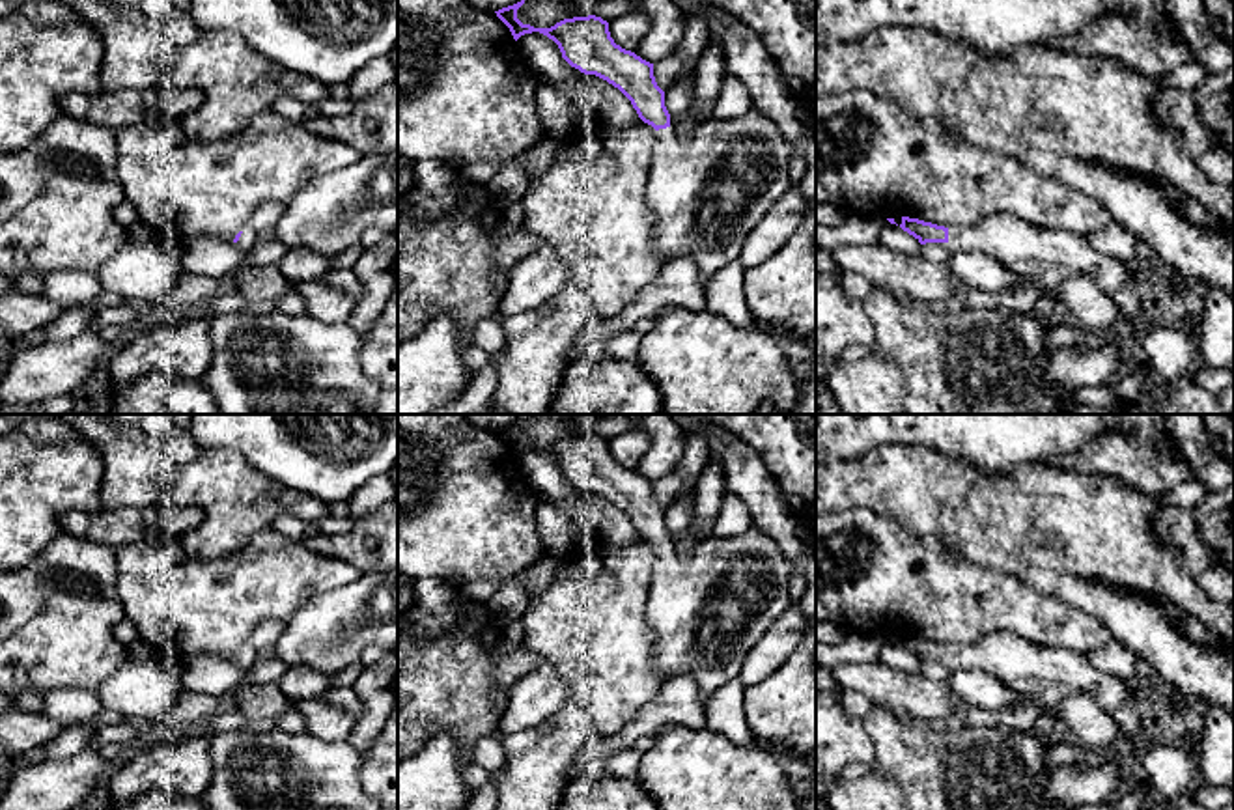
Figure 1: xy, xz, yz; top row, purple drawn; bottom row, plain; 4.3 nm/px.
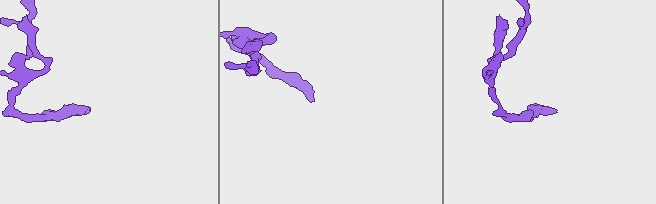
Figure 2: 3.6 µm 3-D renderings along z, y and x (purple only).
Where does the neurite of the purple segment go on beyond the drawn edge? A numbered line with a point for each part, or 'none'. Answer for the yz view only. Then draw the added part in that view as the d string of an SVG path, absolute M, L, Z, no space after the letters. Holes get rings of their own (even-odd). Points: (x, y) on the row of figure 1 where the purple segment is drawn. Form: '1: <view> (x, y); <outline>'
1: yz (1046, 256); M1006 213L988 216L971 228L948 230L948 246L952 252L982 252L995 258L1045 293L1079 274L1113 297L1118 297L1124 286L1137 284L1137 274L1124 261L1100 254L1087 237L1036 228Z

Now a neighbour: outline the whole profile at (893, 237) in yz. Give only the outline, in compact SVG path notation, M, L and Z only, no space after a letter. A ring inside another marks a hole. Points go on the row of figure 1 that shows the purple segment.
M889 220L881 228L877 243L889 250L896 250L911 258L924 258L918 239L904 231L900 226L890 224Z

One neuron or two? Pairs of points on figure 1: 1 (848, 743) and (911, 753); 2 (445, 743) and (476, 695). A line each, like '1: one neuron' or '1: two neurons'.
1: two neurons
2: two neurons

